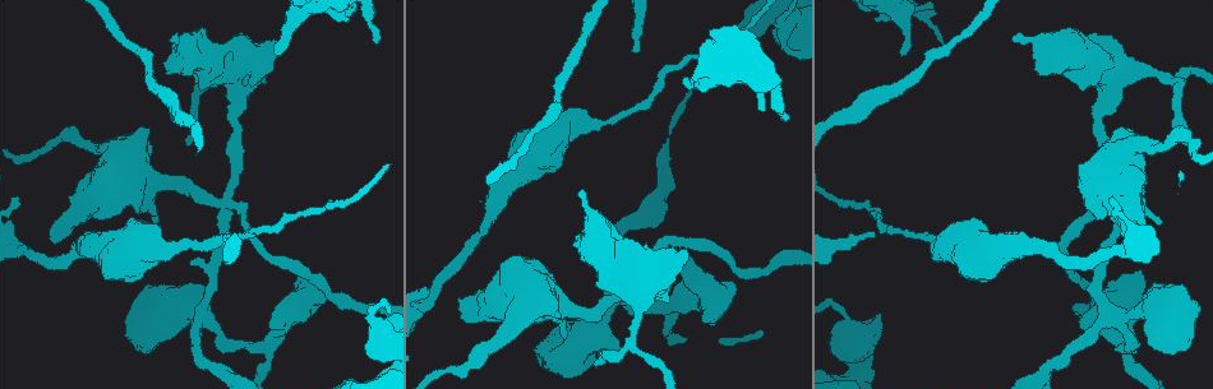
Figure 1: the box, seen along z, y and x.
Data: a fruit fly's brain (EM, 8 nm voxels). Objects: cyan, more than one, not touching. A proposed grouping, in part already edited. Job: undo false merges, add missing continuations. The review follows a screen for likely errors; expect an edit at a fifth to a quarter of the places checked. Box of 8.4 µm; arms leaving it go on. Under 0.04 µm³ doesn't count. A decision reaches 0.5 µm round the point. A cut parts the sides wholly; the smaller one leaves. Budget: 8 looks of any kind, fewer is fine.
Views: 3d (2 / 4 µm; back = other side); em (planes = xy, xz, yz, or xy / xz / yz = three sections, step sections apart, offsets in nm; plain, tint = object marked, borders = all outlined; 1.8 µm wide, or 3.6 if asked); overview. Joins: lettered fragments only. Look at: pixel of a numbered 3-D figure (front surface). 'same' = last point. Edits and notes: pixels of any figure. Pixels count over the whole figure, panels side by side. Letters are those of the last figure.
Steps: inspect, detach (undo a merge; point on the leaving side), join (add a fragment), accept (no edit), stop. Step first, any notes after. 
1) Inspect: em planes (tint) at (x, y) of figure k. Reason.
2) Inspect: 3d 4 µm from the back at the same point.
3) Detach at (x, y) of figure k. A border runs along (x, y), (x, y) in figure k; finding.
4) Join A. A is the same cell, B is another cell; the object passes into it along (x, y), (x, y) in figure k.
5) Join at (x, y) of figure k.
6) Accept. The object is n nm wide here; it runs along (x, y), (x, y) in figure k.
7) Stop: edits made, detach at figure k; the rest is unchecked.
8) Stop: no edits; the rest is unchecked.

Inspect: em planes (tint) at (942, 43) of figure 1. An open end.

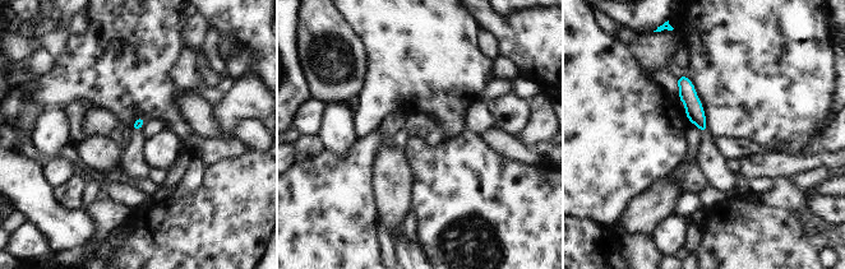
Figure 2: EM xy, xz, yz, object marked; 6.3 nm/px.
Inspect: em planes (borders) at the same point.

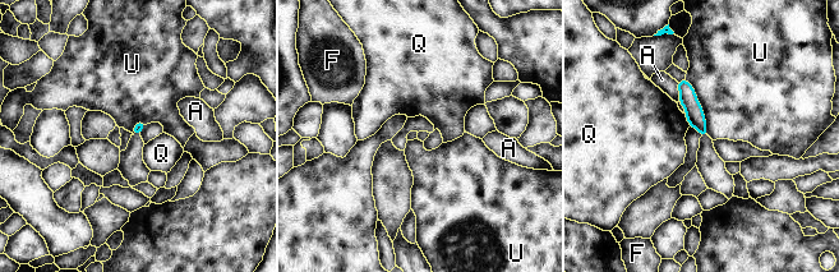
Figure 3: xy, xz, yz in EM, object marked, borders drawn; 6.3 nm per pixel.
Accept. The longest contact is with U, 380 nm; A, F, Q and U are other cells; a border runs along (686, 78), (701, 107), (708, 134) in figure 3; no lettered fragment goes on from it.

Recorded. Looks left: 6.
Inspect: em yz step 16 (borders) at (596, 363) of figure 1. Free end.

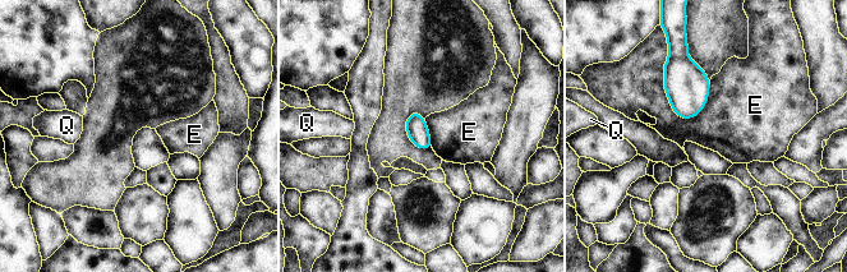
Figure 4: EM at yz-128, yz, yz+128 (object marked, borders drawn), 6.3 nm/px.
Inspect: em xz step 4 (borders) at the same point.

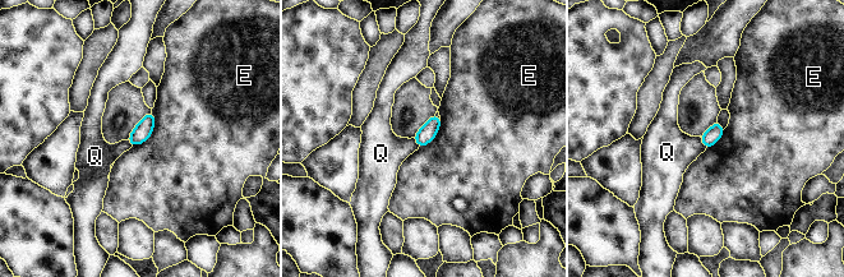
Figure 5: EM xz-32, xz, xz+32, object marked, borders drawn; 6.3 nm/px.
Accept. E and Q are other cells; a border runs along (152, 111), (152, 133), (132, 147) in figure 5; no lettered fragment goes on from it.

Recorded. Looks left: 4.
Inspect: em xy step 4 (borders) at (51, 237) of figure 1. Free end.

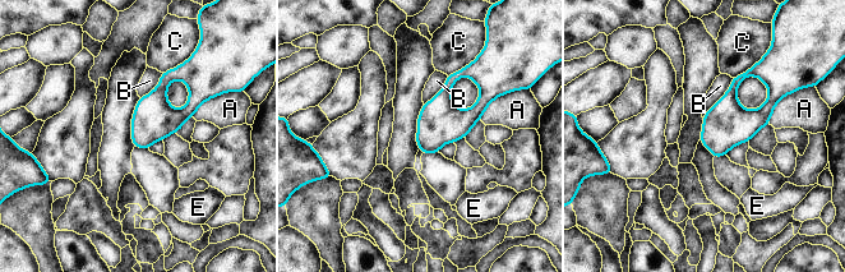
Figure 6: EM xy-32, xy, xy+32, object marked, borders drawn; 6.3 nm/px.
Accept. A, B, C and E are other cells; a border runs along (733, 78), (728, 91), (702, 116) in figure 6; none of them fits.

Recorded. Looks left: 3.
Inspect: em xy step 16 (tint) at (201, 315) of figure 1. Sharp bend.

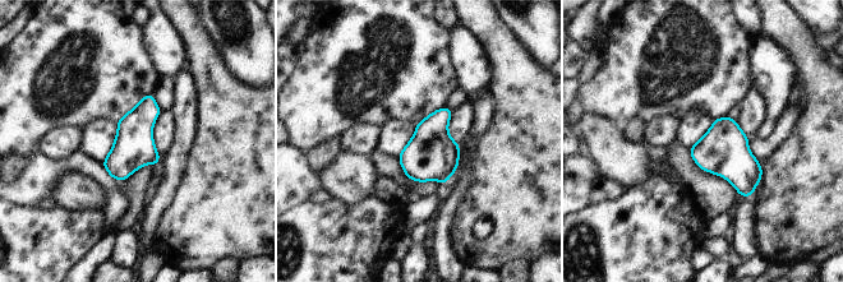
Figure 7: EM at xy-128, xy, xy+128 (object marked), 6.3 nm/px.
Inspect: em planes (borders) at the same point. Cut it another way.

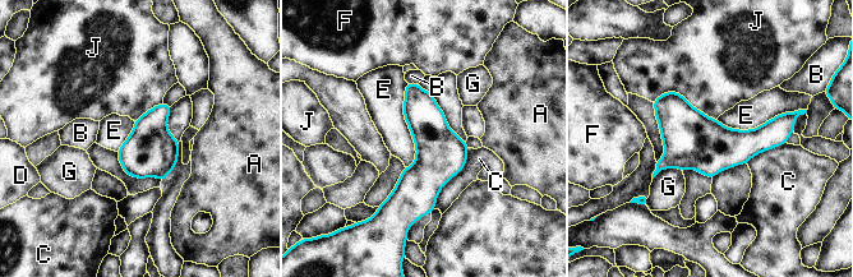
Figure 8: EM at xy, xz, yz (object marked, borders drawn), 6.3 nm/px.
Accept. A, B, C, D, E, F, G and J are other cells; a border runs along (406, 83), (409, 167) in figure 8; one neuron here.

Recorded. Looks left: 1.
Stop: no edits; the rest is unchecked.

